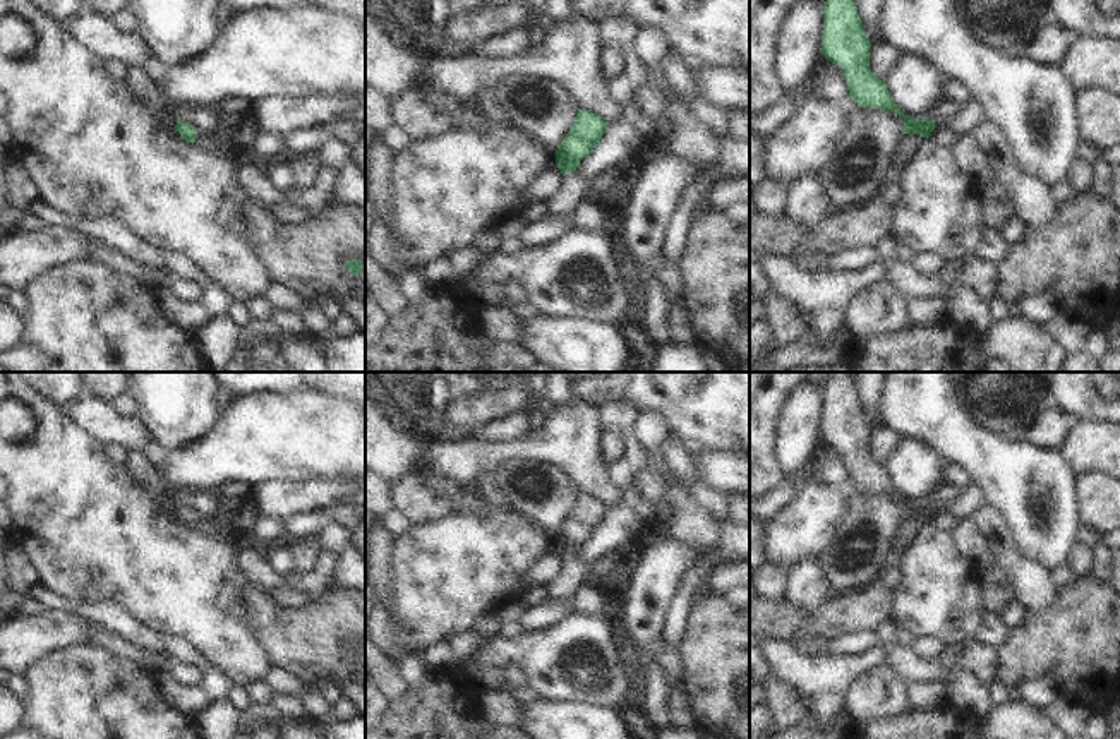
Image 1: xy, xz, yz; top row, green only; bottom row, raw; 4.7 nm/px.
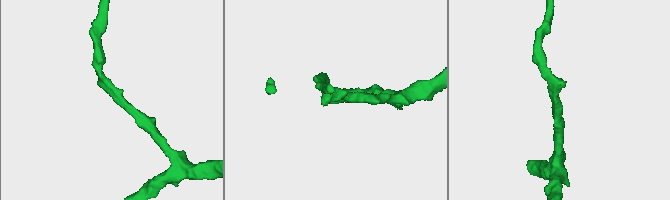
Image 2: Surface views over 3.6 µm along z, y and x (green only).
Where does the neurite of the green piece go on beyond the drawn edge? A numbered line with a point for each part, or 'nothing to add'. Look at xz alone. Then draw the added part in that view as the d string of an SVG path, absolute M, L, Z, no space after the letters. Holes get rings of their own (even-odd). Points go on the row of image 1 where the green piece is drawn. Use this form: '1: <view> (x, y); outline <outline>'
1: xz (563, 203); outline M576 170L568 171L563 177L559 190L542 204L542 213L547 216L571 216L583 201L587 183L588 182L583 180Z

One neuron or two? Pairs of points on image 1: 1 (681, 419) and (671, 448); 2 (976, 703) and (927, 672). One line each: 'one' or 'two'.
1: two
2: one

